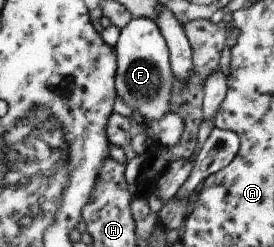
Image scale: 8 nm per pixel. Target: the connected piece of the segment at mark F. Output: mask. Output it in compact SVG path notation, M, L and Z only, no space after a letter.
M134 18L122 31L117 43L114 45L118 56L117 94L133 110L138 109L140 115L148 121L162 119L172 111L172 97L179 86L174 83L169 45L161 32L157 21L153 18Z

